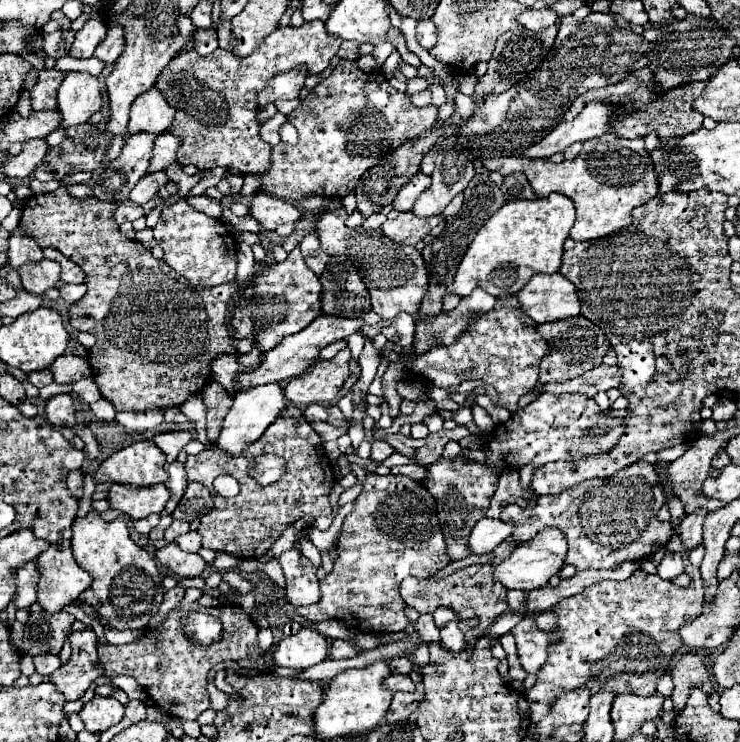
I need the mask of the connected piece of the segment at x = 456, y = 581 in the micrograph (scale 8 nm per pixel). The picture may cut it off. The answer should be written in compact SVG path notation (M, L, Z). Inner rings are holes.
M504 540L494 548L494 560L488 564L472 564L468 568L456 570L444 578L406 578L400 586L400 594L404 598L404 602L418 610L420 614L432 614L438 606L446 606L450 610L454 610L460 618L460 630L464 630L464 640L466 640L466 650L472 652L476 648L476 640L488 630L488 626L502 616L508 610L508 602L506 602L506 588L502 586L502 582L494 582L494 566L498 566L498 562L504 562L512 552L514 552L514 542ZM470 616L478 616L480 618L480 626L476 628L468 628L466 626L466 618Z

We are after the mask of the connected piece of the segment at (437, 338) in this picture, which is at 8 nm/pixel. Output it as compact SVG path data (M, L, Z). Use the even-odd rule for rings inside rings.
M474 288L474 292L468 298L462 298L458 308L440 314L436 318L426 318L416 322L416 336L414 336L414 350L418 354L428 352L432 346L446 344L450 346L454 338L458 340L460 334L466 330L474 314L478 312L488 312L494 308L496 298L484 292L482 288Z

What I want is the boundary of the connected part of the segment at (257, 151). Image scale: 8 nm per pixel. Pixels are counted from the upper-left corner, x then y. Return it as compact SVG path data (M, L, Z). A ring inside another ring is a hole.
M314 20L314 22L306 22L300 28L288 26L288 28L274 30L246 58L238 58L230 50L222 50L222 48L214 50L210 56L200 56L196 50L180 52L178 56L174 56L170 60L170 64L166 64L164 70L158 74L154 86L158 90L162 90L162 94L168 98L170 106L176 110L176 118L168 132L182 138L182 146L178 148L178 154L176 154L178 164L182 164L182 166L194 164L198 170L210 170L210 168L218 168L218 166L222 166L226 170L236 168L244 176L266 172L266 168L270 166L272 146L266 144L258 134L258 120L256 120L258 92L266 88L266 82L272 76L286 72L290 68L296 68L298 64L306 64L310 74L320 74L330 64L330 60L338 54L340 44L342 44L342 38L334 38L334 34L328 34L322 20Z

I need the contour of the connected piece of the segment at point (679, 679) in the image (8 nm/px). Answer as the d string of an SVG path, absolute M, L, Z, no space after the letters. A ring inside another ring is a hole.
M694 652L680 654L676 658L676 664L670 674L672 674L674 686L676 686L674 694L672 694L676 712L682 712L692 688L700 688L706 696L710 696L714 692L714 686L708 678L708 672L706 672L706 666L702 664L700 654L694 654Z

